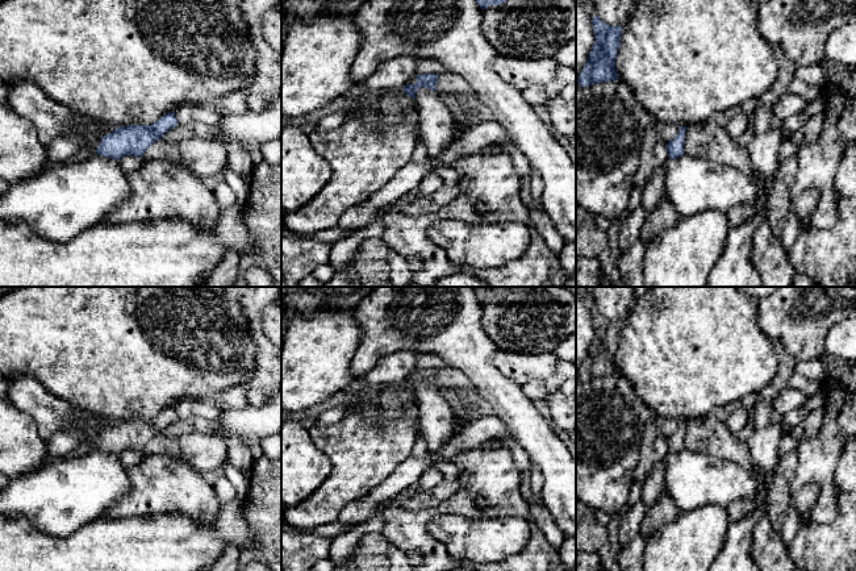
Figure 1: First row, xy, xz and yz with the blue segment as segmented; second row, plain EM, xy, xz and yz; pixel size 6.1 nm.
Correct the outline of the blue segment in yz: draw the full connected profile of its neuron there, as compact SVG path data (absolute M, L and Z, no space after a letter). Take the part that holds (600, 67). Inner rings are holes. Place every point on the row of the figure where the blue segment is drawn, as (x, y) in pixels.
M600 16L592 18L592 25L596 41L579 75L580 87L619 79L615 59L621 46L622 26L610 26Z

